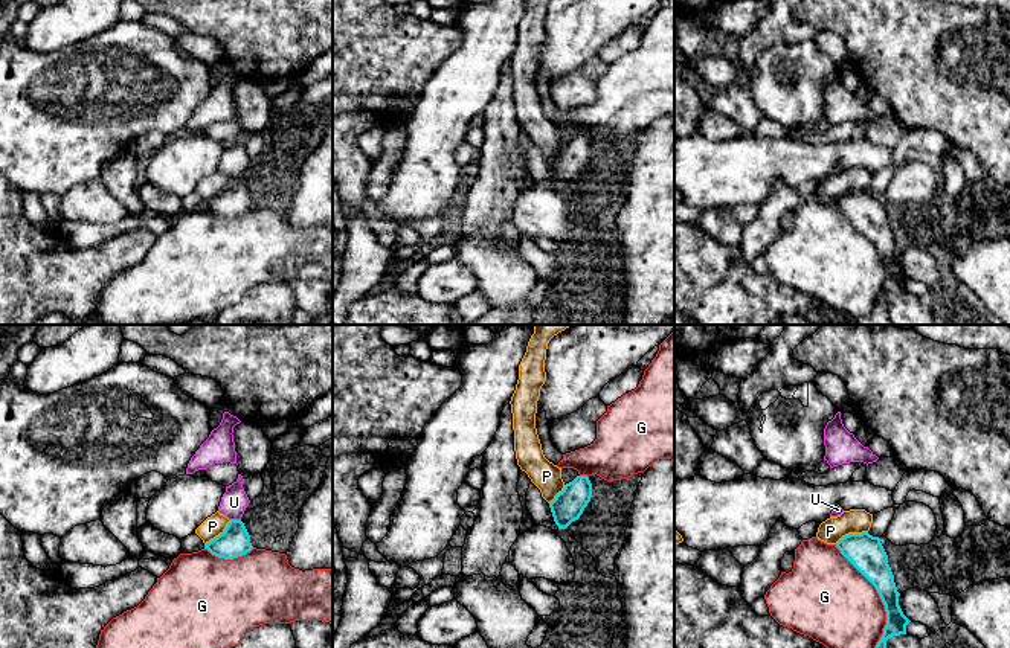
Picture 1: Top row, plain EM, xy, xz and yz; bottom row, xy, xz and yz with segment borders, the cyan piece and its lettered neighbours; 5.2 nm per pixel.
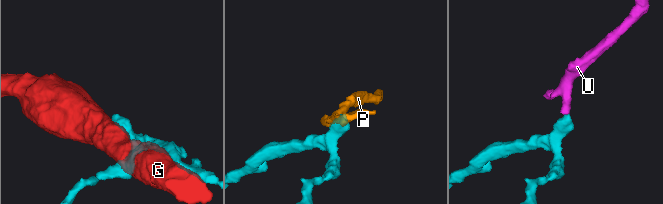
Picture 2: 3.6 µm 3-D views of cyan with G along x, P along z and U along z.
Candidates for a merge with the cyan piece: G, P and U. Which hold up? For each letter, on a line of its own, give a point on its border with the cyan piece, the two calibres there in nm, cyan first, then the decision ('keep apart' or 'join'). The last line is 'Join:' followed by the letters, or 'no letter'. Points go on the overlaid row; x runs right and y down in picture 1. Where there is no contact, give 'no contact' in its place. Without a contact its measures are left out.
G: yz (879, 595) | 190/420 nm | keep apart
P: yz (850, 534) | 190/130 nm | keep apart
U: xy (235, 520) | 160/140 nm | join
Join: U

